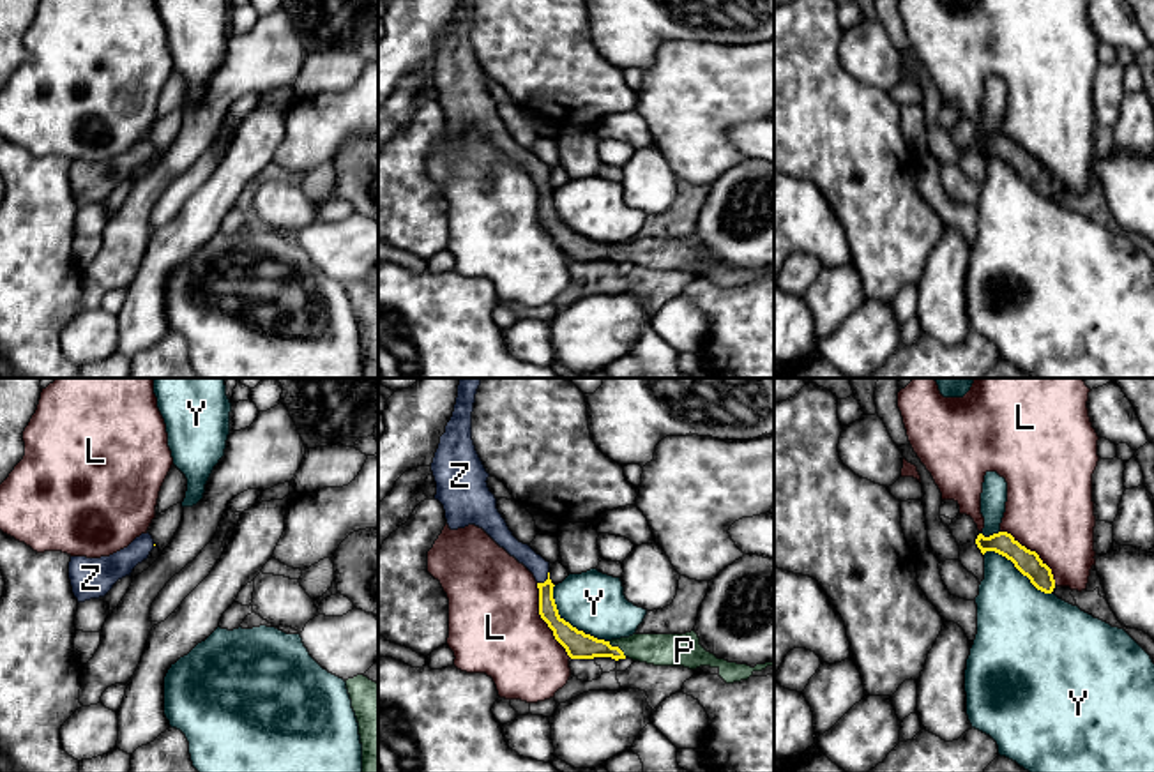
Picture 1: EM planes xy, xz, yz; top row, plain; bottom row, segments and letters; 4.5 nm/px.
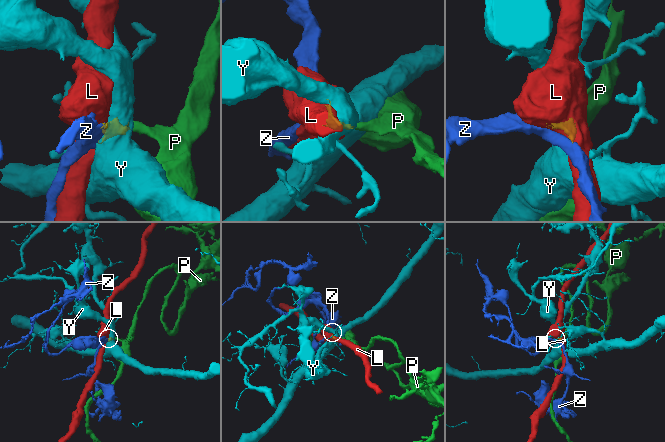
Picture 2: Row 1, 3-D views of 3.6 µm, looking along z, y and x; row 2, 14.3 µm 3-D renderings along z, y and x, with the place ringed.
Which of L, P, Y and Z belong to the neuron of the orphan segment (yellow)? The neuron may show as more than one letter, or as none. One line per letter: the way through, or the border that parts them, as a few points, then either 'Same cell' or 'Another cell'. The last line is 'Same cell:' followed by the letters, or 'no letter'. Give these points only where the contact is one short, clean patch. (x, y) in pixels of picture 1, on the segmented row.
L: Another cell
P: Path across: xz (578, 645), (617, 647), (654, 649). Same cell
Y: Another cell
Z: Same cell
Same cell: P, Z

